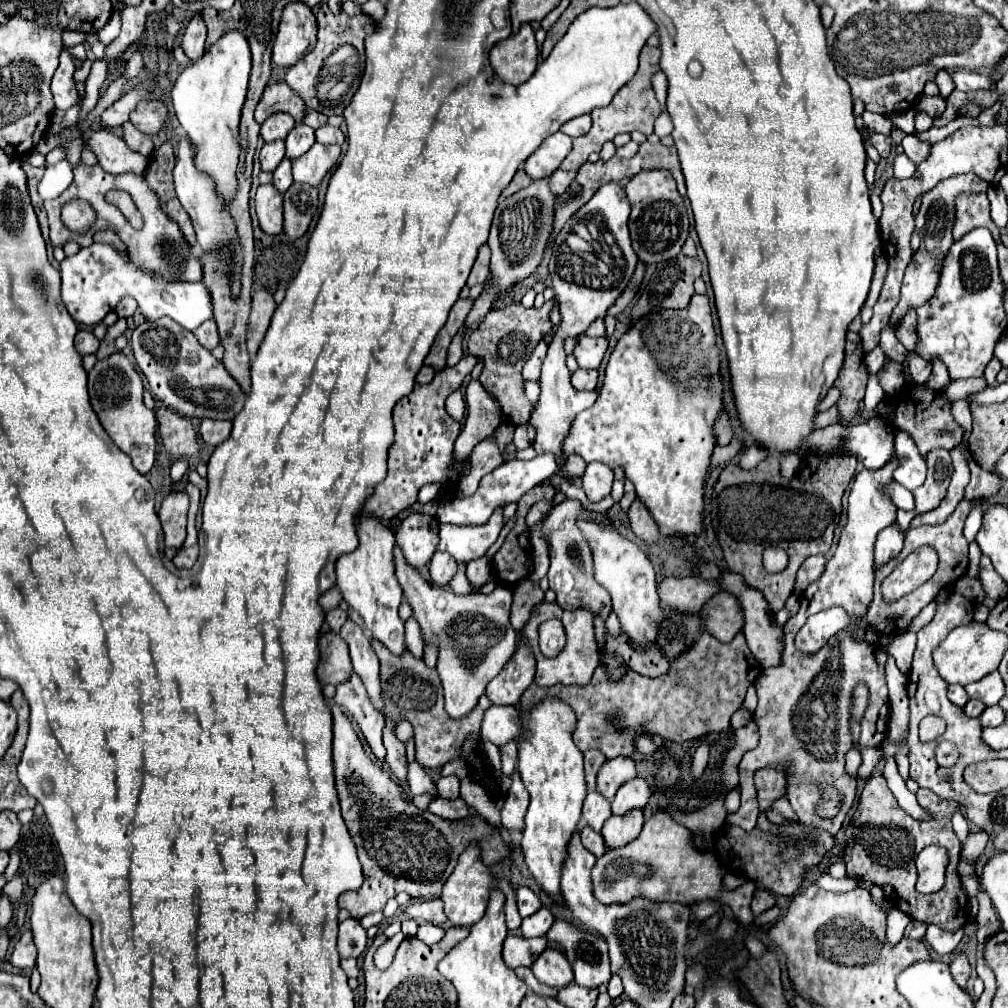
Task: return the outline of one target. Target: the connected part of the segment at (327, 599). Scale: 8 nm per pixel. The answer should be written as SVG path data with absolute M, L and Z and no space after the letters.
M334 586L332 590L328 590L328 592L320 598L320 606L322 606L326 612L332 610L332 608L336 608L336 606L340 606L340 602L342 602L342 592L336 590L336 586Z

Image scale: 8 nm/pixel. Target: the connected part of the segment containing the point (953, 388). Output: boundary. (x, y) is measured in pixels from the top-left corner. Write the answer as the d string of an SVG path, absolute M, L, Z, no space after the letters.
M966 378L966 380L954 380L948 388L946 388L946 394L952 402L964 398L966 394L972 394L972 392L982 392L986 388L986 380L984 378Z

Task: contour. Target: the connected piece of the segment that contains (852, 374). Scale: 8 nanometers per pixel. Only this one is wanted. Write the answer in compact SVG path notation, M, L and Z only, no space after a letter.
M848 332L844 364L834 382L834 386L840 390L840 400L836 406L838 406L840 414L844 416L844 420L848 420L848 422L854 420L854 414L858 412L858 404L864 398L866 384L868 384L868 370L864 364L862 340L858 334Z

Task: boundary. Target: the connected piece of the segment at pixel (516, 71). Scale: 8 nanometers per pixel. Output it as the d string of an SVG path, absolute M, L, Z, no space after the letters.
M524 24L518 34L498 42L490 52L490 62L494 72L504 82L524 84L534 74L538 64L538 46L532 26Z

